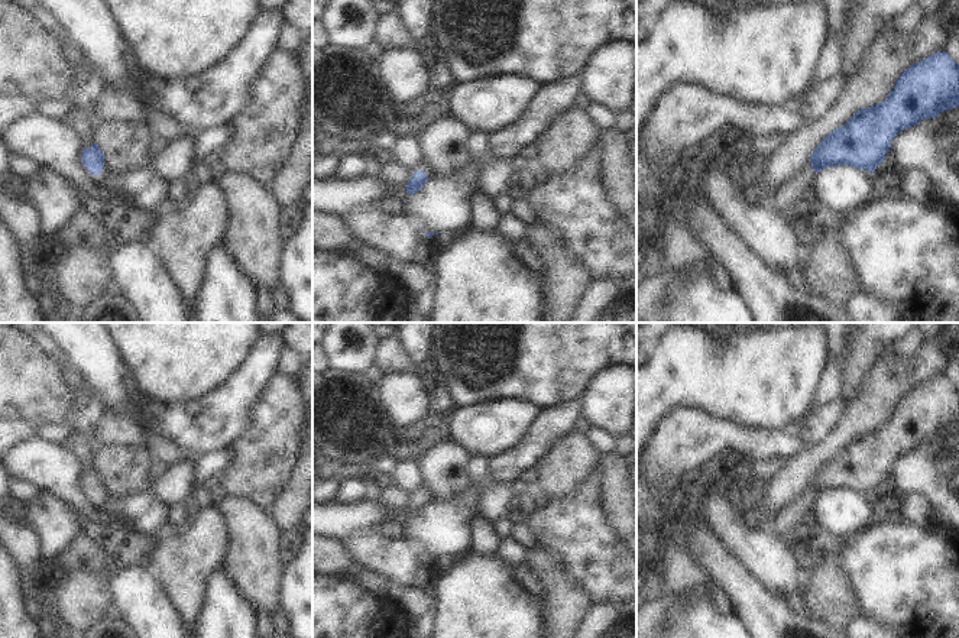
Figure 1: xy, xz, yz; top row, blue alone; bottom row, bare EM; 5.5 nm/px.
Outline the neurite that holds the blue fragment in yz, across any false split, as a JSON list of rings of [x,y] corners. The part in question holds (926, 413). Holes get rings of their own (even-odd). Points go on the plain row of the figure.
[[[934,376],[926,383],[913,388],[895,405],[894,414],[885,424],[858,434],[845,450],[833,453],[810,479],[811,492],[800,495],[796,501],[780,509],[775,524],[778,535],[794,531],[813,511],[817,496],[827,490],[851,489],[856,493],[875,496],[884,486],[891,466],[903,453],[917,450],[923,443],[937,441],[945,434],[959,430],[959,389],[947,376]]]

